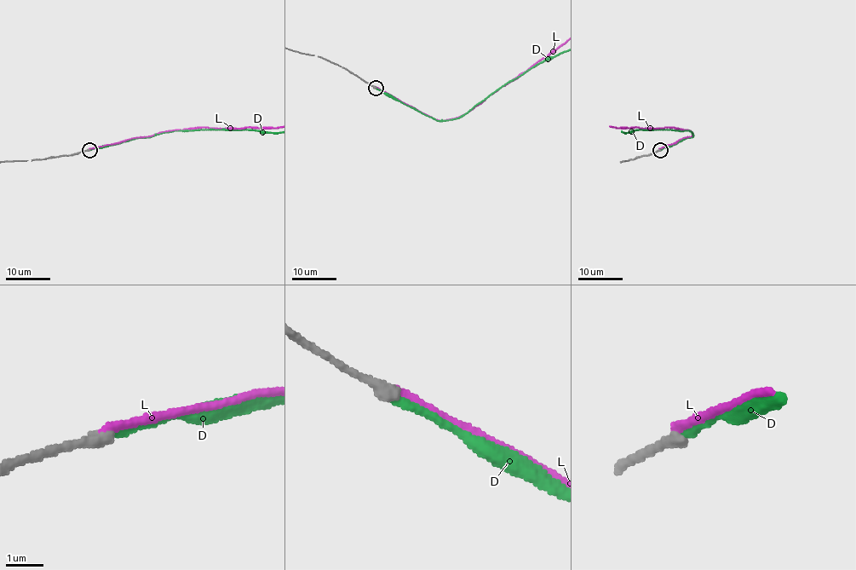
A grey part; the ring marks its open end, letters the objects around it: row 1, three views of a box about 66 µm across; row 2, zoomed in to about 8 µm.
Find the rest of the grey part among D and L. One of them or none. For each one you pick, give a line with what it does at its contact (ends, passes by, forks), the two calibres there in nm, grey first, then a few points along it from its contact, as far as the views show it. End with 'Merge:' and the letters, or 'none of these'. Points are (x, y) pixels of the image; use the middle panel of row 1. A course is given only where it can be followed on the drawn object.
Merge: none of these

